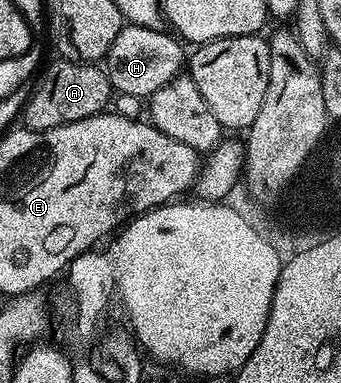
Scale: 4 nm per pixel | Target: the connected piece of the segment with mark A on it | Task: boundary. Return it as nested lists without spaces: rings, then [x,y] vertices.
[[[76,59],[68,60],[53,61],[40,70],[36,78],[37,86],[31,91],[28,90],[19,114],[20,124],[24,128],[34,129],[36,133],[47,131],[51,127],[94,117],[95,114],[104,113],[110,108],[109,96],[114,96],[115,90],[104,68]]]

